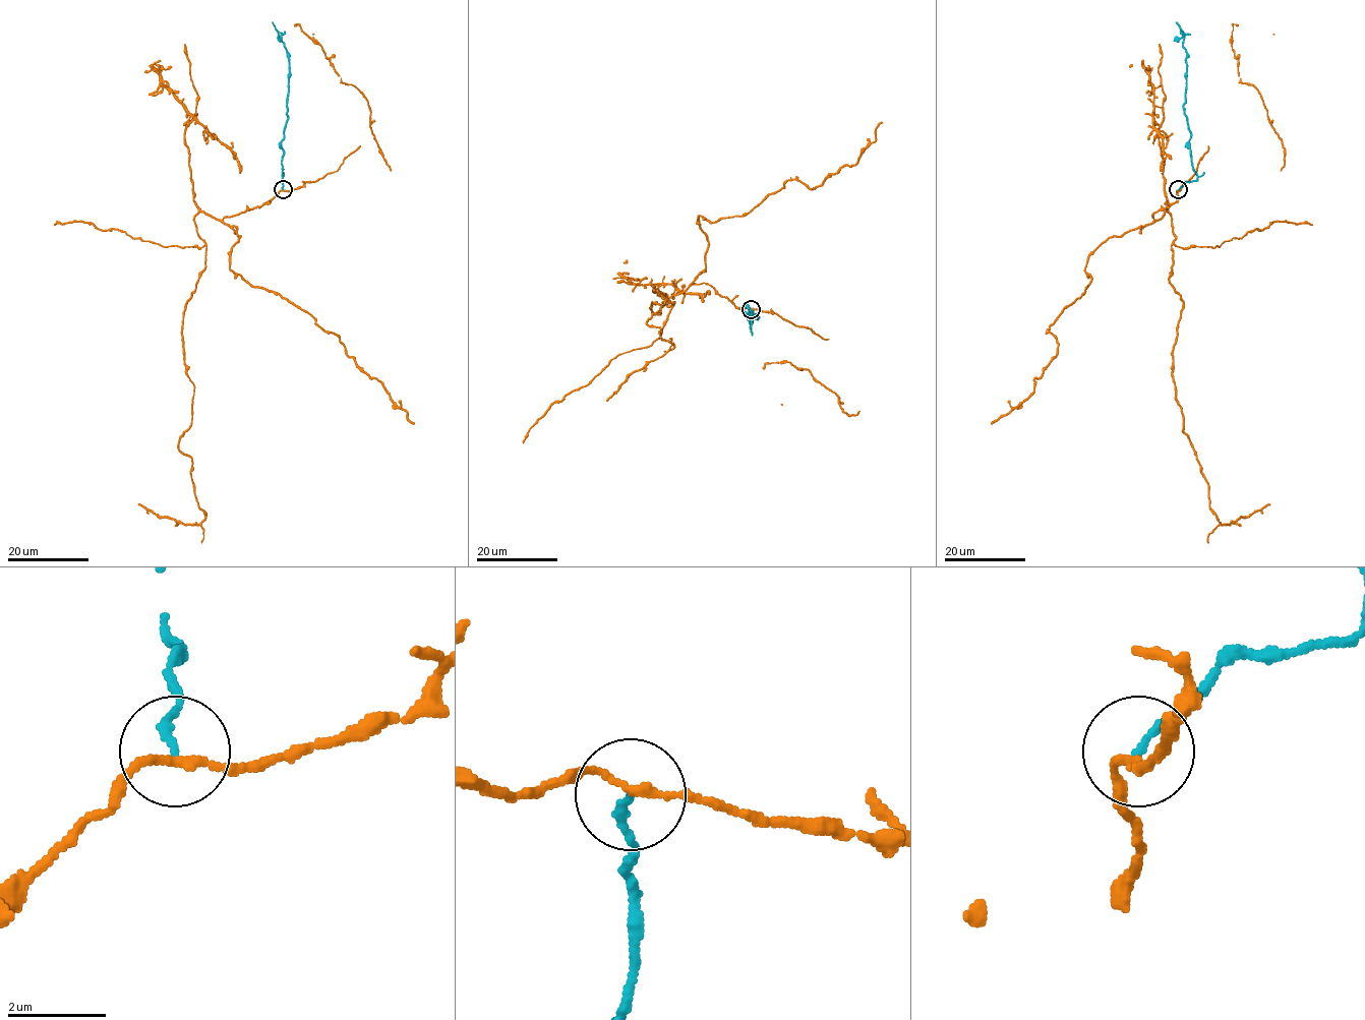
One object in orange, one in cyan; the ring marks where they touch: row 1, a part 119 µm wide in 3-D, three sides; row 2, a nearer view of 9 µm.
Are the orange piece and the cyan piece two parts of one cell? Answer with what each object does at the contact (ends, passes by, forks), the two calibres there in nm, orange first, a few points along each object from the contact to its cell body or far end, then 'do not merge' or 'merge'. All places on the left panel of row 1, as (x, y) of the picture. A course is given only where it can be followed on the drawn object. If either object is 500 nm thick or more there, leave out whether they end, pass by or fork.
orange passes by; cyan ends; calibres 160 and 160 nm; course orange (283, 190), (194, 216), (205, 265), (181, 328), (193, 398), (178, 448), (205, 517), (138, 504); course cyan (283, 190), (281, 141), (288, 118), (290, 61), (272, 22); do not merge

